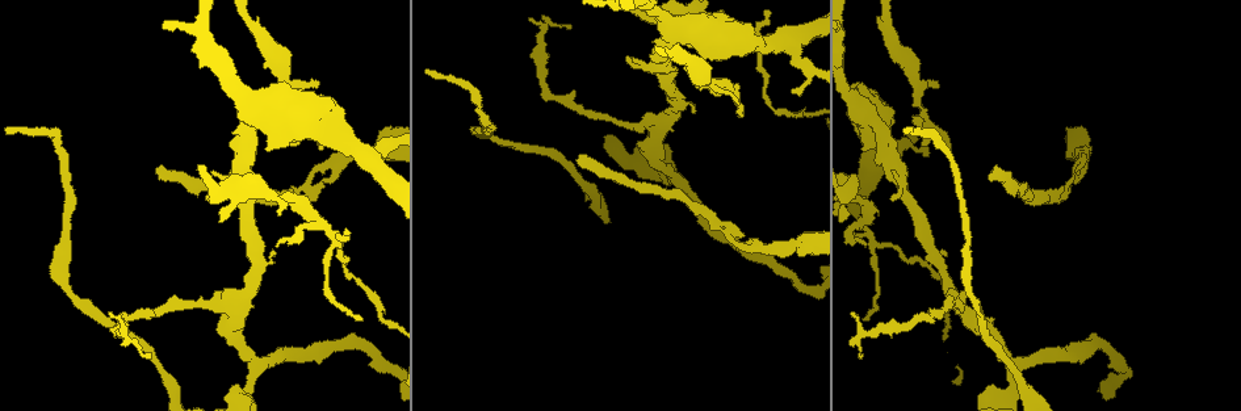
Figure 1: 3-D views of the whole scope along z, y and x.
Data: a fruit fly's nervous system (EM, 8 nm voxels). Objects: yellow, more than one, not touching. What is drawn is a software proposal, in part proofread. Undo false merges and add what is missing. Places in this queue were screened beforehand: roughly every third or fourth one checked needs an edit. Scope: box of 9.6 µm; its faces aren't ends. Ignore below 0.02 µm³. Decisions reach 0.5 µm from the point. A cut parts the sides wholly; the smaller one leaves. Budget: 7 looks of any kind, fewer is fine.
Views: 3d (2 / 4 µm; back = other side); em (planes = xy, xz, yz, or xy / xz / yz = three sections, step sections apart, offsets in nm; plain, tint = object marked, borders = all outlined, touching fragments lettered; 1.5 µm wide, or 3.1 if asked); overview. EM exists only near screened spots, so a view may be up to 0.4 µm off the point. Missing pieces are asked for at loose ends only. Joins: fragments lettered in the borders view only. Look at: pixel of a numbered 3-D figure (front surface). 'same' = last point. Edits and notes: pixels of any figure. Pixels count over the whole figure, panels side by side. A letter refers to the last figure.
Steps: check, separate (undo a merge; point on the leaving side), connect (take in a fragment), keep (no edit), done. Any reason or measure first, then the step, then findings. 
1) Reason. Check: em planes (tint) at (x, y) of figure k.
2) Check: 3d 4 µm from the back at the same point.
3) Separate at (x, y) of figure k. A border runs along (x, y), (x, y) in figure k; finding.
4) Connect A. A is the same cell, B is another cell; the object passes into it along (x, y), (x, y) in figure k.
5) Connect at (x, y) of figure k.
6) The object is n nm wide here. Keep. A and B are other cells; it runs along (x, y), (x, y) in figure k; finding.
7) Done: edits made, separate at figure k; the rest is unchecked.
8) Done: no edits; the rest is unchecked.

Check: 3d 4 µm at (795, 90) of figure 1.

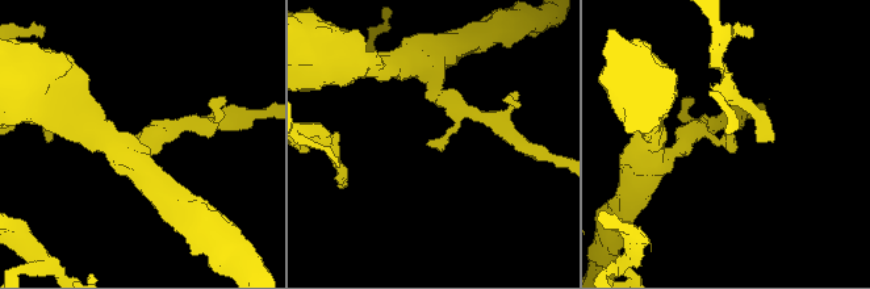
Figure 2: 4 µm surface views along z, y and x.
Check: em planes (borders) at (731, 141) of figure 2.

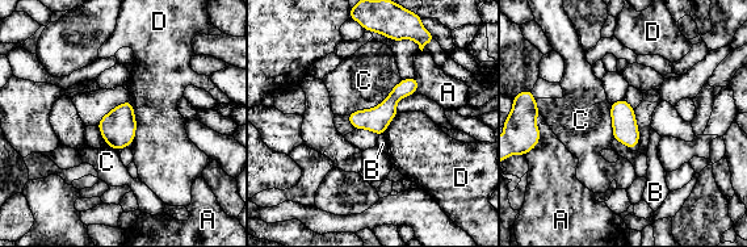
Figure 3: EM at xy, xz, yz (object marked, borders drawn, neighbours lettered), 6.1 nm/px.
The object is 150 nm wide here. Keep. A, B, C and D are other cells; it runs along (414, 82), (372, 120), (355, 124) in figure 3; none of them fits.

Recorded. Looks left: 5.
Sudden change in width. Check: 3d 2 µm at (783, 247) of figure 1.

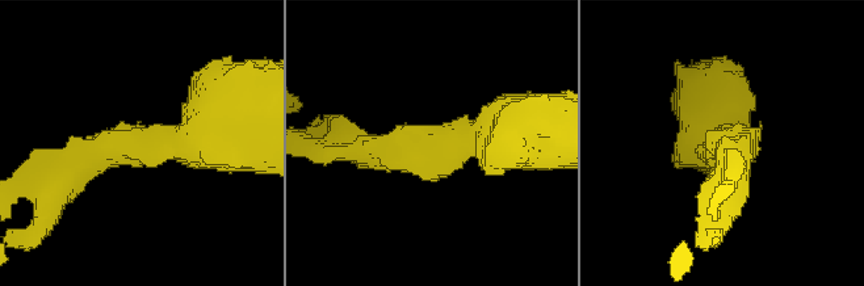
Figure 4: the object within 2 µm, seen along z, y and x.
The arms are 190, 480 nm wide. Check: em xz step 8 (tint) at (727, 140) of figure 4.

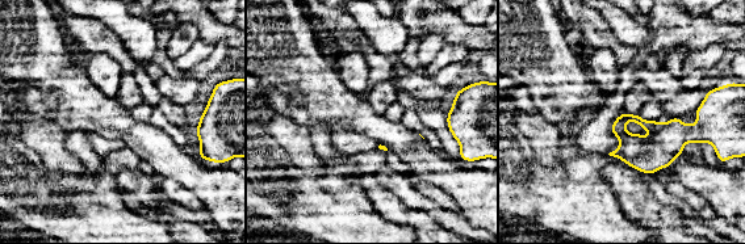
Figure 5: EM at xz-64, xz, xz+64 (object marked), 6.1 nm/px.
Check: em planes (borders) at the same point.

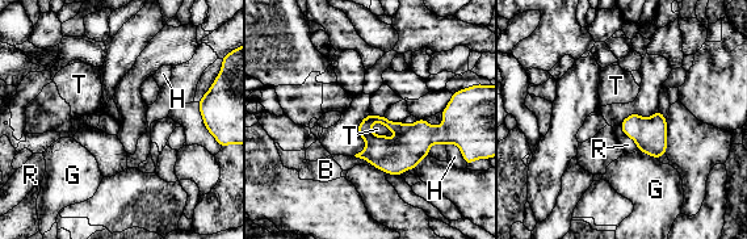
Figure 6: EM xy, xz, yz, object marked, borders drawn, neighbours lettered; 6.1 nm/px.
Keep. B, G, H, R and T are other cells; a border runs along (370, 124), (382, 124), (397, 138) in figure 6; one neuron here.

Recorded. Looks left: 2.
Tapers out. Check: em planes (borders) at (696, 87) of figure 1.

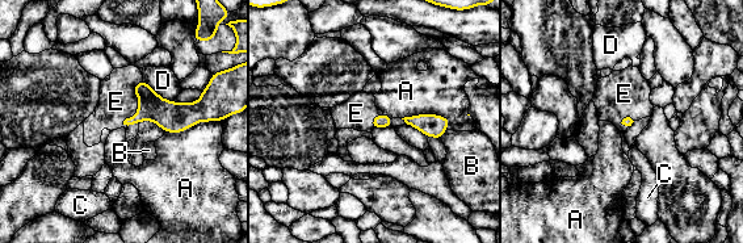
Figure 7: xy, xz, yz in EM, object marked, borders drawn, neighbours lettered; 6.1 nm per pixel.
Connect E. E is the same cell, A, B, C and D are other cells; the object passes into it along (172, 117), (138, 105), (116, 101) in figure 7; it goes on there.

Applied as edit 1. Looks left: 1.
Done: edits made, connect at figure 7; the rest is unchecked.

